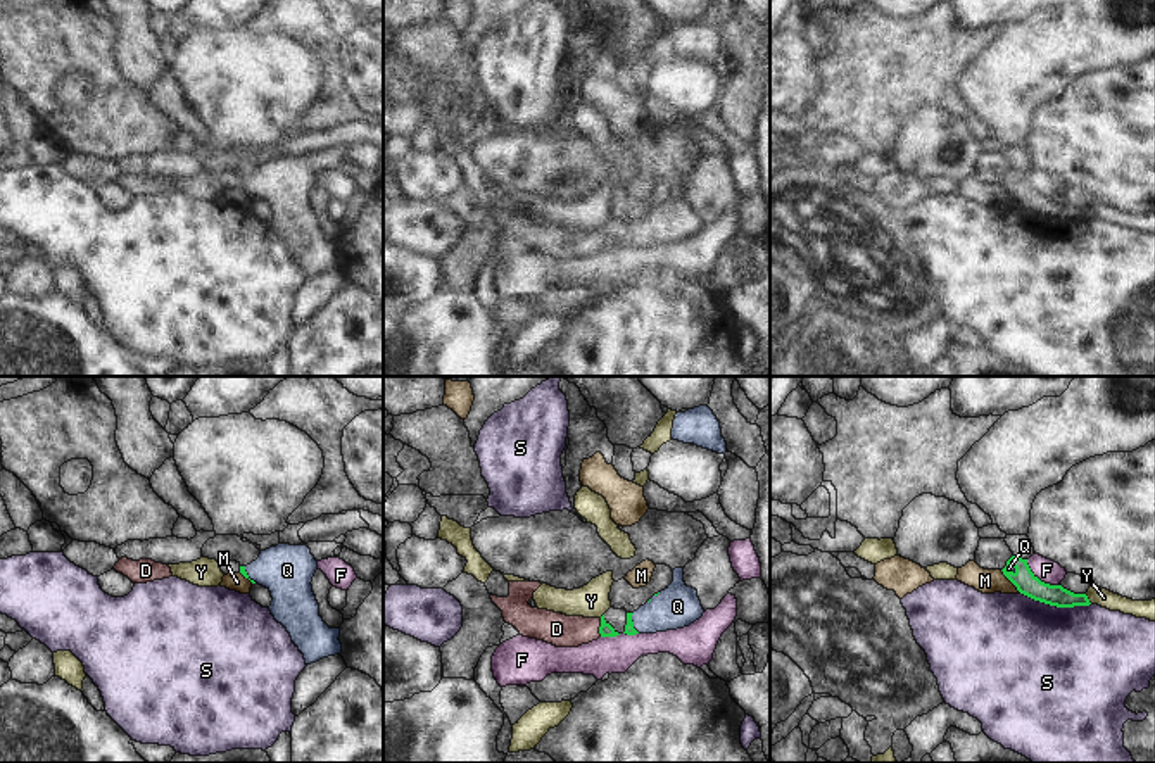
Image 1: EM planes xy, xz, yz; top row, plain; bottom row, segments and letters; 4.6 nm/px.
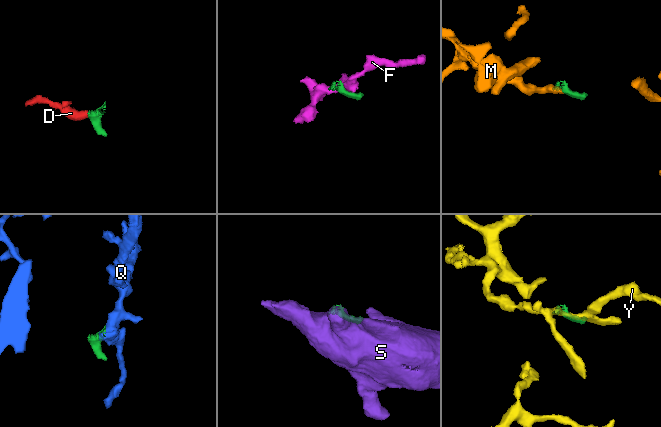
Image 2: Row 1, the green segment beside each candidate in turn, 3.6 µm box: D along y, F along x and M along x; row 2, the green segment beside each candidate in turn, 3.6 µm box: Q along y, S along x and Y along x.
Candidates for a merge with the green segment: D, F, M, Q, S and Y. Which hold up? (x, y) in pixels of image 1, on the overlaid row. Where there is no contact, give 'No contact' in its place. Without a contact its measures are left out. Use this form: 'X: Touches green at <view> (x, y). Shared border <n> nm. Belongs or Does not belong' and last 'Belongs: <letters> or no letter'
D: Touches green at xz (599, 627). Shared border 90 nm. Belongs
F: Touches green at yz (1038, 579). Shared border 200 nm. Does not belong
M: Touches green at yz (1009, 579). Shared border 140 nm. Does not belong
Q: Touches green at xz (632, 624). Shared border 100 nm. Belongs
S: Touches green at yz (1055, 605). Shared border 340 nm. Does not belong
Y: Touches green at yz (1088, 599). Shared border 60 nm. Does not belong
Belongs: D, Q

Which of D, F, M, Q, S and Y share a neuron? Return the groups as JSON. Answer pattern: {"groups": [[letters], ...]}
{"groups": [["D", "Q"], ["F"], ["M"], ["S"], ["Y"]]}

